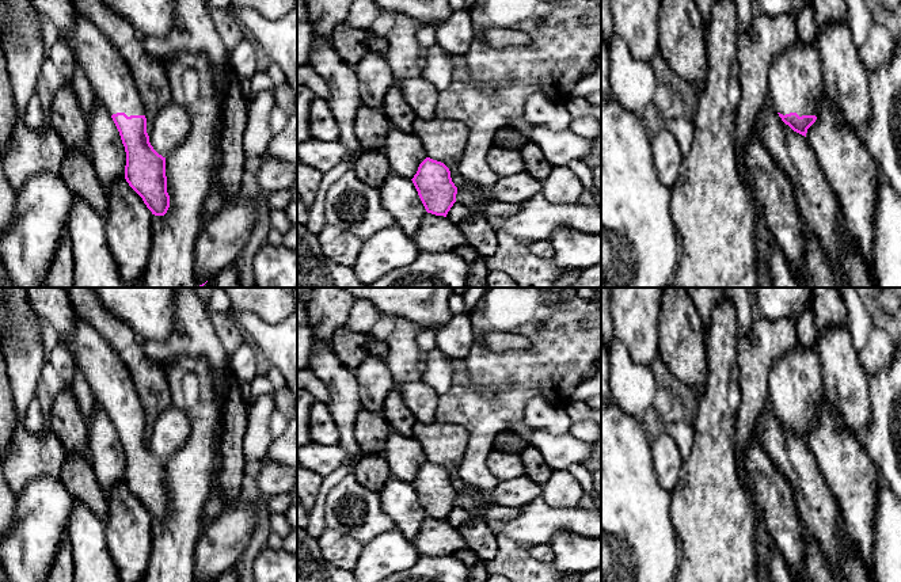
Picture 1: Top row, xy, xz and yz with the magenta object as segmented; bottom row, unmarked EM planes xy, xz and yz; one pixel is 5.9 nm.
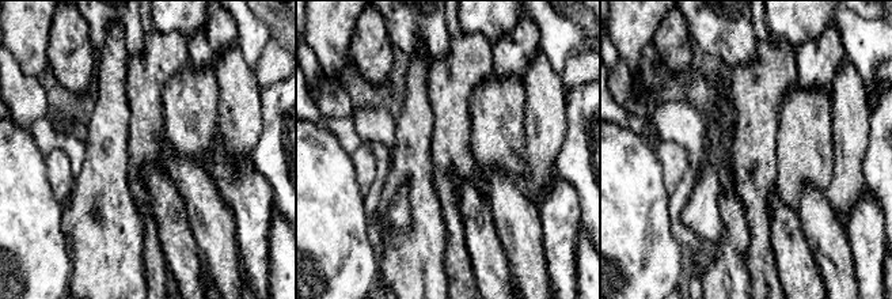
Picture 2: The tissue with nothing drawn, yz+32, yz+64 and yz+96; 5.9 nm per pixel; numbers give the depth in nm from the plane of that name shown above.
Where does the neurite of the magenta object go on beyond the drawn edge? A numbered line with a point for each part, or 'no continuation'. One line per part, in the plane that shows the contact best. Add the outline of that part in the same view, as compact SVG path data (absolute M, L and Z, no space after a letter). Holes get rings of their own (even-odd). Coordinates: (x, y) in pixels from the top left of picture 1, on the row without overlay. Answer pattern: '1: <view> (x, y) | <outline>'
1: yz (797, 388) | M798 345L778 358L769 372L768 389L769 403L778 416L816 419L826 396L816 350Z

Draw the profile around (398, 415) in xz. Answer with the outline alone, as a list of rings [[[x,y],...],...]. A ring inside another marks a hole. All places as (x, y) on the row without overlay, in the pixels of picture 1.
[[[398,387],[387,396],[383,407],[383,415],[395,433],[404,437],[413,437],[413,429],[417,419],[404,404]]]

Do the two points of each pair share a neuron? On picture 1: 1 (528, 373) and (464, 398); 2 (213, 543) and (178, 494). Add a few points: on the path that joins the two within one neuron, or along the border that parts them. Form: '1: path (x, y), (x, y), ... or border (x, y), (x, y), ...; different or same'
1: path (512, 373), (489, 373), (481, 381); same
2: border (209, 524), (197, 541), (193, 560); different

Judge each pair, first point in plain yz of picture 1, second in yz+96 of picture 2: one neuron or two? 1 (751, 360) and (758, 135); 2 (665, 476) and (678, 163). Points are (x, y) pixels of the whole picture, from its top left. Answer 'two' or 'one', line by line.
1: one
2: one

